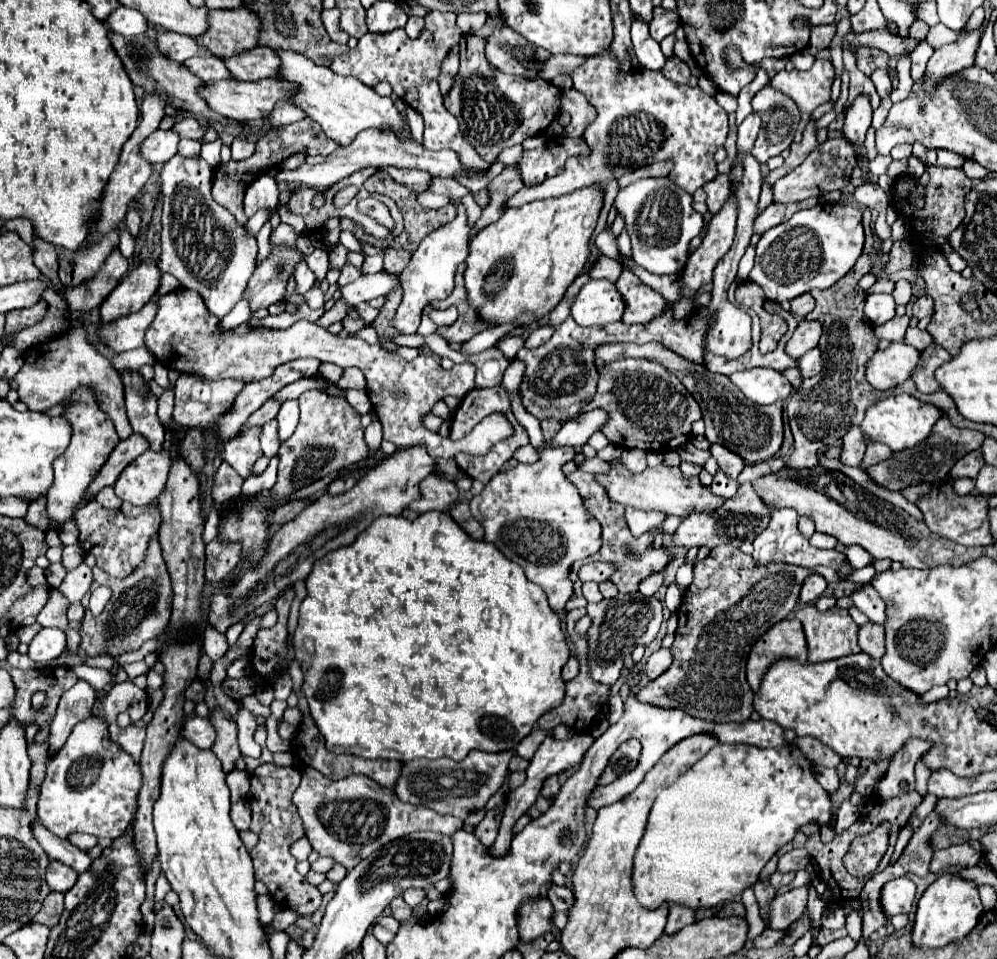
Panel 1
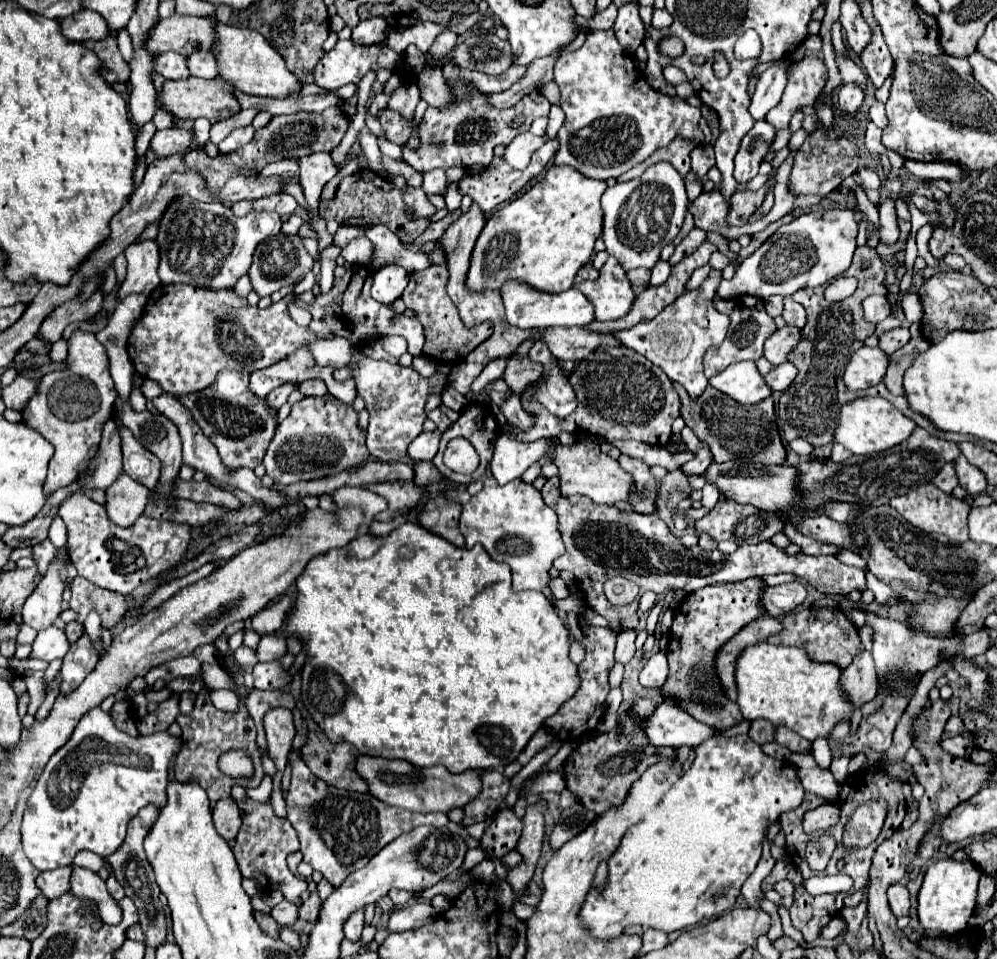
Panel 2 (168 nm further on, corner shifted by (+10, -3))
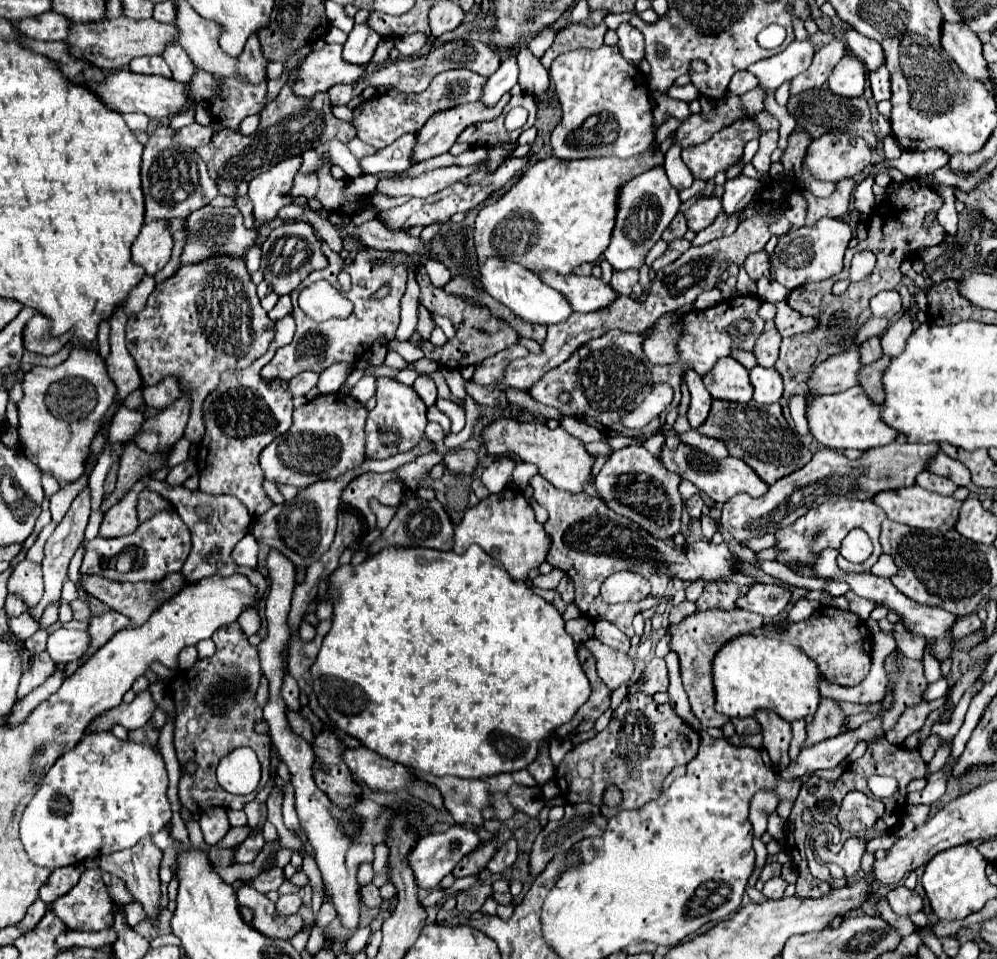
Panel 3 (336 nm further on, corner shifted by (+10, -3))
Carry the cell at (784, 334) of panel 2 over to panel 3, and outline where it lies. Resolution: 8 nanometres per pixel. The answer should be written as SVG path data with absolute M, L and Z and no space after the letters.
M776 328L766 330L766 332L760 334L760 338L756 340L754 350L752 350L760 366L764 366L764 368L772 368L772 366L774 366L774 362L776 362L776 358L778 358L780 342L782 342L782 336L778 334Z

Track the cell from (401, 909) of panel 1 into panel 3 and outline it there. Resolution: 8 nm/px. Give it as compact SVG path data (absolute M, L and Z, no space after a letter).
M374 884L360 886L360 898L362 898L362 904L368 906L368 908L380 908L382 906L380 892L378 892L378 888Z

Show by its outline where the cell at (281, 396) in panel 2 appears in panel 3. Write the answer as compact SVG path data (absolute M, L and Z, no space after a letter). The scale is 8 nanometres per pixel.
M302 372L296 378L290 380L290 390L292 396L304 396L310 388L314 388L318 384L318 374L316 372Z

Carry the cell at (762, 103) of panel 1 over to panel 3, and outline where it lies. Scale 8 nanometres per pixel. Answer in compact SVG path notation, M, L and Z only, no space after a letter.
M738 176L734 180L728 180L726 186L724 186L722 210L728 216L744 210L744 206L754 202L760 188L762 188L762 184L758 180L752 180L752 178L746 178L746 176Z

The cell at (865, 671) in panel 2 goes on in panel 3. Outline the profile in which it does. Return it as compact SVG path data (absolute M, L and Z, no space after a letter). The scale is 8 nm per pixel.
M822 698L816 716L812 716L812 722L806 726L806 740L802 748L840 734L842 720L844 720L844 712L840 710L838 702L834 702L832 698Z

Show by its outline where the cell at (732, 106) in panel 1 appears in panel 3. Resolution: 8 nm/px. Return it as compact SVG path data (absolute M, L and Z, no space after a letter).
M652 92L652 108L654 108L654 128L660 128L666 118L686 120L692 114L686 102L663 96L660 92Z

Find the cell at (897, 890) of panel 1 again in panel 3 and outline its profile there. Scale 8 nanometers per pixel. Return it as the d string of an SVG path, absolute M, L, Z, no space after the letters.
M906 886L892 888L888 892L888 902L890 902L890 908L898 916L910 916L910 914L920 912L924 908L924 902L922 902L920 894L916 894L914 890L908 890Z

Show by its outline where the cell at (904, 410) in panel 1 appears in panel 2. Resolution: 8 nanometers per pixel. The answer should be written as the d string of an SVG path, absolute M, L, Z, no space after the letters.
M862 396L842 406L840 424L836 428L834 440L840 442L844 448L848 448L852 454L872 454L872 452L884 452L904 442L914 428L916 424L910 418L906 418L900 410L896 410L892 402L880 396Z

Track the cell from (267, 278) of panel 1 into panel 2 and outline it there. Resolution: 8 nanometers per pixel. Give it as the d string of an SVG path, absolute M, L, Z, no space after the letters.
M280 232L276 236L270 236L264 242L260 242L260 246L256 246L254 262L250 266L248 276L250 276L250 282L252 282L252 290L260 298L264 298L264 296L270 296L276 290L280 290L282 286L300 282L312 270L312 266L314 266L314 260L306 252L306 248L302 246L300 238L298 236L286 236L286 234Z

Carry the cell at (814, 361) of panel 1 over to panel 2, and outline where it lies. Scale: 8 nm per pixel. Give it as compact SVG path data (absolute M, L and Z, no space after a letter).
M784 362L776 366L768 376L764 376L764 380L768 380L768 386L772 386L774 392L782 392L792 384L796 374L798 374L798 368L792 362Z

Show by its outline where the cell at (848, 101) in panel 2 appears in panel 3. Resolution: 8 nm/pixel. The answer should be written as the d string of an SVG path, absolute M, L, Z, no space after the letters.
M846 54L832 70L828 84L834 94L840 94L844 98L854 98L864 92L864 78L866 78L864 64L856 56Z

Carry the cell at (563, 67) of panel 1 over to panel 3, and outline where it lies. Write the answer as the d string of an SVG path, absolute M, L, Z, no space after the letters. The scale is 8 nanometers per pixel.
M464 68L440 72L434 76L430 86L420 94L404 94L398 90L388 90L384 94L376 94L372 100L364 100L360 106L354 108L352 126L356 128L356 136L362 142L374 148L388 146L406 132L418 132L434 112L442 112L442 110L456 108L460 104L476 102L480 98L480 90L484 88L484 82L486 82L484 76L472 70L464 70Z

